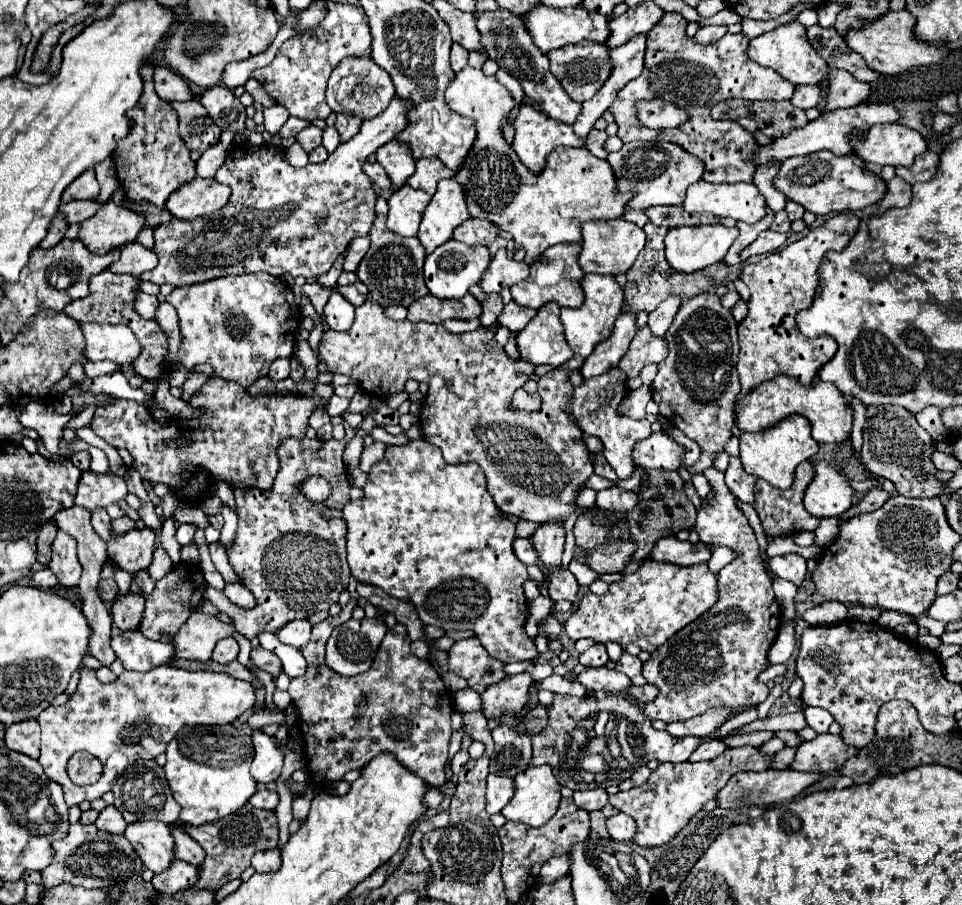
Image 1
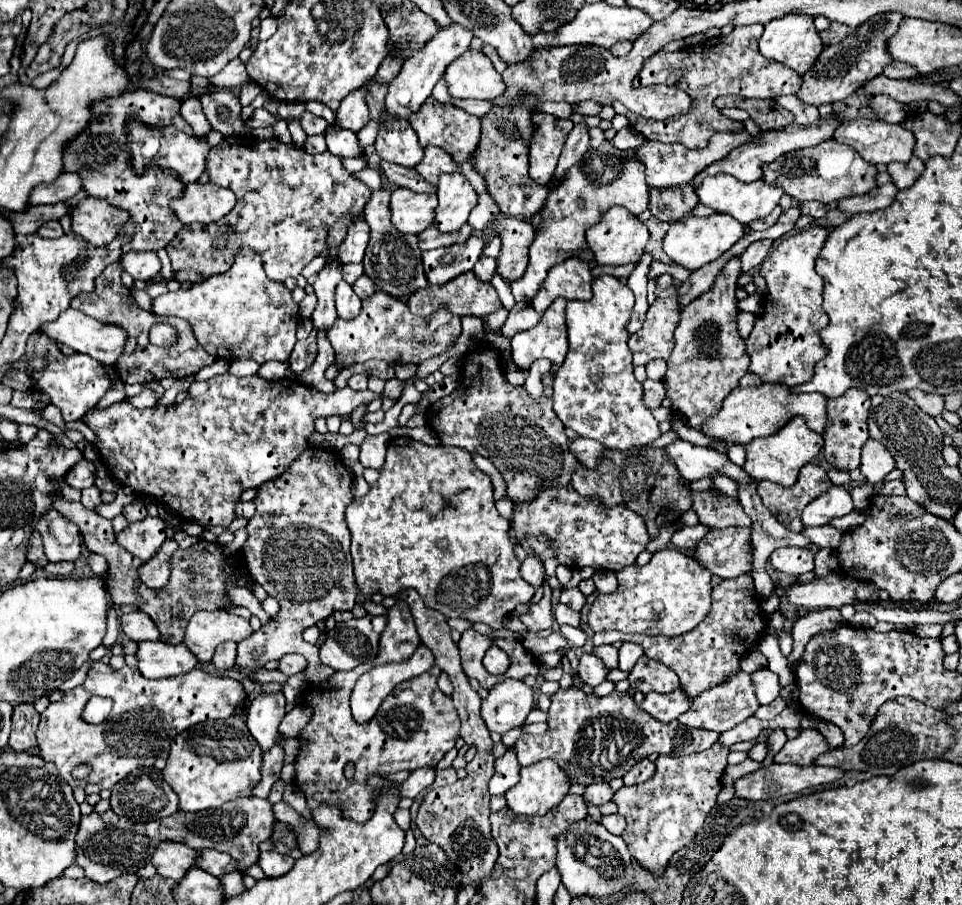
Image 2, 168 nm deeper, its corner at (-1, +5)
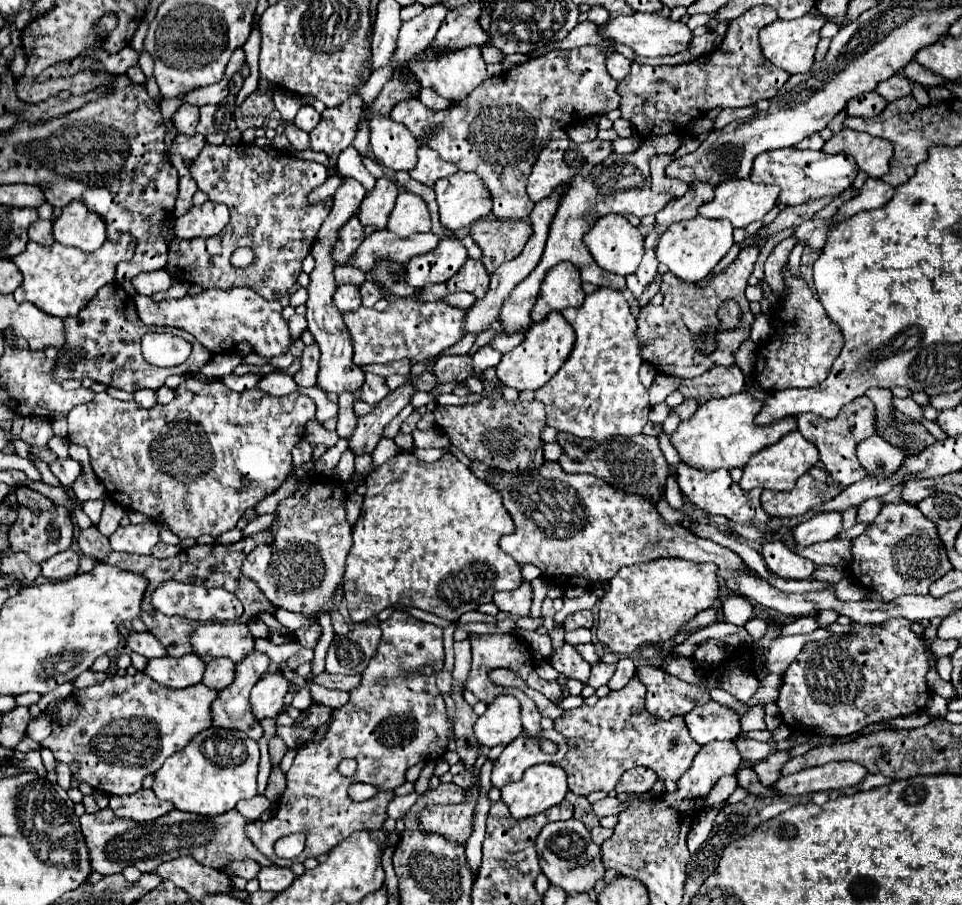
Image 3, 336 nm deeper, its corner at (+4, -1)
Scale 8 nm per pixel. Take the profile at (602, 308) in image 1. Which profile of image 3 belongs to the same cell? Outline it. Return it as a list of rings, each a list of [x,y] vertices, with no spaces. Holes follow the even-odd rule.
[[[599,287],[595,293],[585,297],[585,303],[581,307],[567,307],[561,311],[563,317],[569,321],[569,325],[575,331],[575,345],[563,367],[555,373],[555,377],[543,385],[541,389],[525,390],[529,393],[519,393],[520,399],[537,399],[545,405],[547,413],[547,425],[555,427],[557,431],[571,433],[579,439],[593,439],[597,443],[611,439],[611,437],[633,437],[641,435],[643,427],[649,421],[649,397],[647,389],[641,385],[637,371],[641,367],[641,357],[639,357],[639,341],[633,337],[635,333],[635,317],[631,315],[629,303],[625,297],[609,287]]]

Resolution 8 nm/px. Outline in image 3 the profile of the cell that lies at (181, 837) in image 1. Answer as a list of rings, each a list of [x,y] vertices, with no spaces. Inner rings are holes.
[[[241,859],[241,861],[231,861],[221,869],[229,879],[233,877],[243,877],[243,879],[253,879],[259,873],[259,863],[253,859]]]

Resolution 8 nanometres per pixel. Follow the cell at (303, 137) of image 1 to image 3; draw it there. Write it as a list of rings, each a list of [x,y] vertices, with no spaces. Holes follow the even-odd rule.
[[[303,105],[303,107],[299,109],[299,113],[295,115],[295,125],[297,125],[299,129],[307,131],[307,133],[309,133],[311,129],[315,129],[317,121],[319,121],[319,113],[317,113],[311,105]]]

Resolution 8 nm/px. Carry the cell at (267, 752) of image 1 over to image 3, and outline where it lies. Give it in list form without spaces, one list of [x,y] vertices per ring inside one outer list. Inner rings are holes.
[[[267,673],[251,691],[251,711],[257,721],[265,717],[277,717],[285,707],[283,697],[289,689],[289,681],[281,673]]]

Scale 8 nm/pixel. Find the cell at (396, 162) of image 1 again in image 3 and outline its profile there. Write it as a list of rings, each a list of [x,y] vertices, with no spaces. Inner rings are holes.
[[[383,113],[369,119],[369,143],[375,159],[393,171],[411,171],[417,165],[417,139],[409,129]]]

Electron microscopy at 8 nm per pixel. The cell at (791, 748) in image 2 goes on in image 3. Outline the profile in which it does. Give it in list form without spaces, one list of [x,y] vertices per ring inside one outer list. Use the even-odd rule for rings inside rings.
[[[785,749],[785,751],[775,751],[775,753],[771,753],[767,759],[755,763],[753,769],[755,769],[755,773],[759,775],[759,781],[761,781],[763,785],[771,785],[773,781],[777,781],[777,779],[781,777],[781,769],[783,769],[785,761],[789,761],[789,759],[791,759],[789,749]]]

